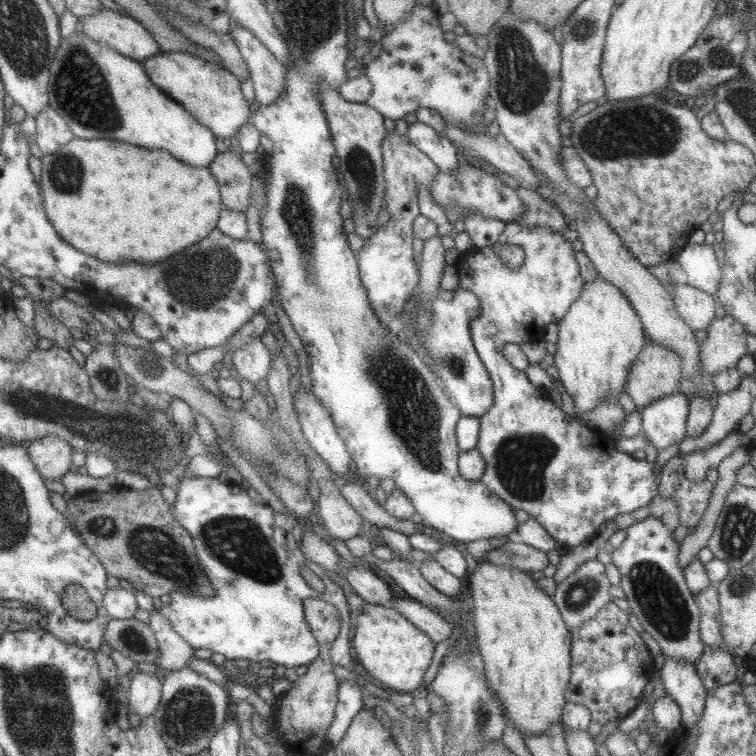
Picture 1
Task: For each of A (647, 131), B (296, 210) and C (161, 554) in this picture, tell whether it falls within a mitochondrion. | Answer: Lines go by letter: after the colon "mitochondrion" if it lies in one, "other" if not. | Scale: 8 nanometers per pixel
A: mitochondrion
B: mitochondrion
C: mitochondrion

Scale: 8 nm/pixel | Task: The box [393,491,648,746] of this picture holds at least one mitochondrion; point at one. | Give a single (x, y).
(578, 596)

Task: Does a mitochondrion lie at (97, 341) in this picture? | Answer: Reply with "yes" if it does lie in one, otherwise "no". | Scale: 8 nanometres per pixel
no

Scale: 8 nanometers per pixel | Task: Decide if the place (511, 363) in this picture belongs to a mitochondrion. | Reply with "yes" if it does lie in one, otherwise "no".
no

